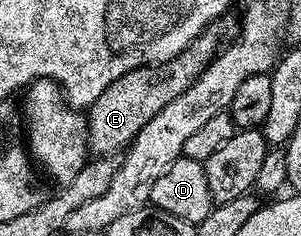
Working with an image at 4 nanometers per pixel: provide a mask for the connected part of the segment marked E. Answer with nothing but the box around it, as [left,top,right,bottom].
[86,29,219,156]

